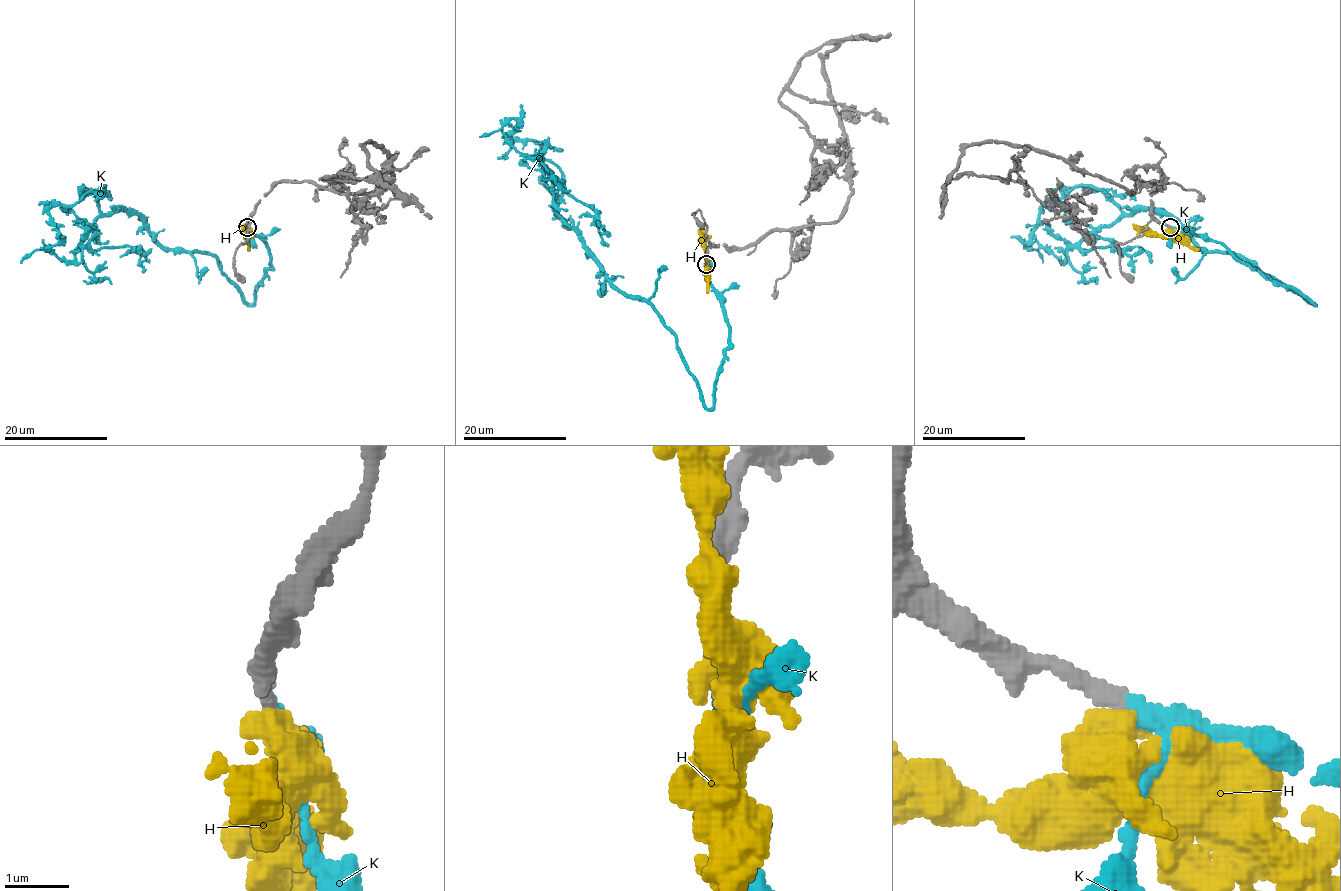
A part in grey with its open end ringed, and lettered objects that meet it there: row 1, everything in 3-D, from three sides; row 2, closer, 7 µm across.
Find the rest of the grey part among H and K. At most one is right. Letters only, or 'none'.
K

